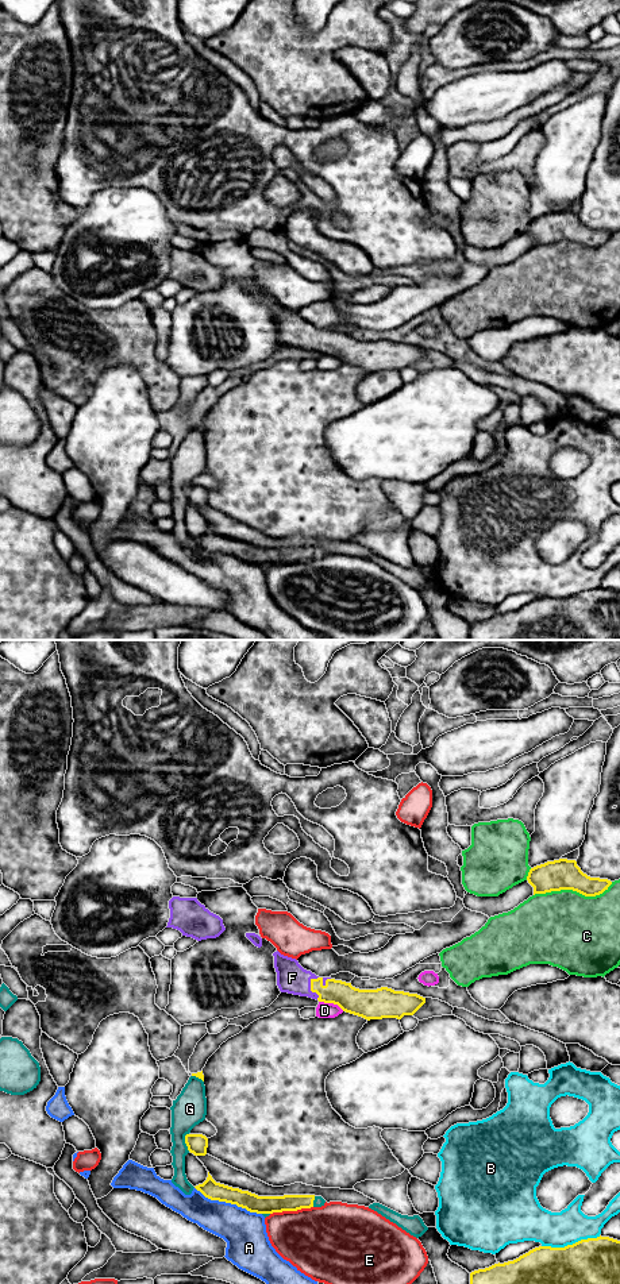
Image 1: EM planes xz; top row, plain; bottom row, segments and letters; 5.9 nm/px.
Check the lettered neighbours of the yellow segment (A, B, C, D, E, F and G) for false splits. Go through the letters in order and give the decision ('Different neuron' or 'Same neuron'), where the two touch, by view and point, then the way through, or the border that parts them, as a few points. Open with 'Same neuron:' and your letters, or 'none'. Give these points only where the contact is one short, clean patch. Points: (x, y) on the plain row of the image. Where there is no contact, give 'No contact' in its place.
Same neuron: F
A: Different neuron. Touches yellow at xz (228, 554)
B: Different neuron. Touches yellow at xz (570, 597)
C: Different neuron. Touches yellow at xz (573, 242)
D: Different neuron. Touches yellow at xz (331, 354). Boundary: xz (319, 353), (337, 355), (343, 362)
E: Different neuron. Touches yellow at xz (291, 562)
F: Same neuron. Touches yellow at xz (311, 339). Path across: xz (350, 351), (337, 343), (311, 339), (292, 330)
G: Different neuron. Touches yellow at xz (185, 494)

